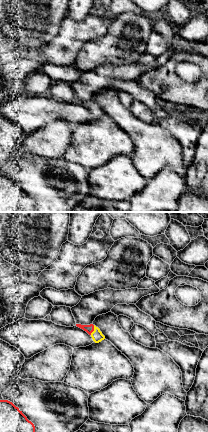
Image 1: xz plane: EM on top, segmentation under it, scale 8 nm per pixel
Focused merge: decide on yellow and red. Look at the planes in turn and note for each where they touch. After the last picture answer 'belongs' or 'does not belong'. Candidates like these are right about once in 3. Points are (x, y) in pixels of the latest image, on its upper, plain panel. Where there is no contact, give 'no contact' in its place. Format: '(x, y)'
(94, 106)

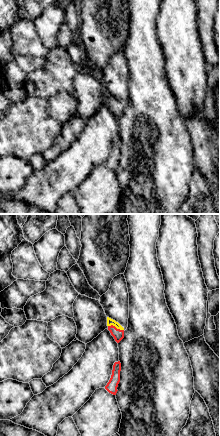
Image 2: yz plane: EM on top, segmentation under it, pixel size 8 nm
(116, 103)

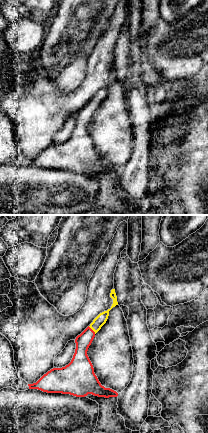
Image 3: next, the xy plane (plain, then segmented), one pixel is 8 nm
(92, 105)

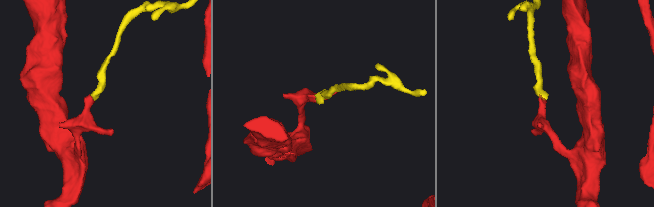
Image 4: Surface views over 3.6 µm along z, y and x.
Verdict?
belongs

